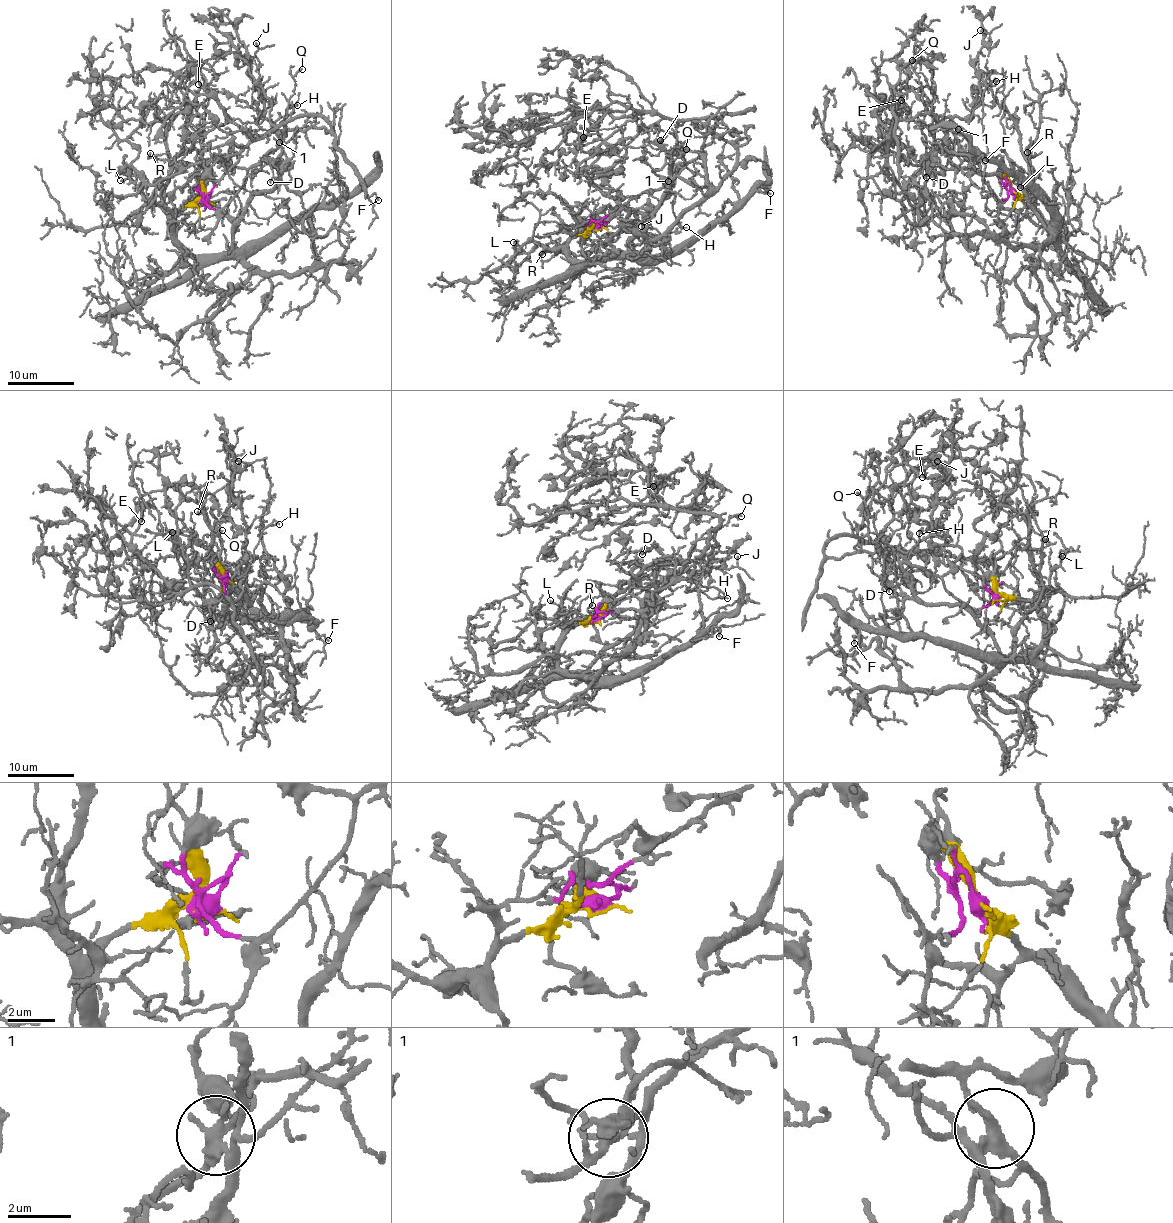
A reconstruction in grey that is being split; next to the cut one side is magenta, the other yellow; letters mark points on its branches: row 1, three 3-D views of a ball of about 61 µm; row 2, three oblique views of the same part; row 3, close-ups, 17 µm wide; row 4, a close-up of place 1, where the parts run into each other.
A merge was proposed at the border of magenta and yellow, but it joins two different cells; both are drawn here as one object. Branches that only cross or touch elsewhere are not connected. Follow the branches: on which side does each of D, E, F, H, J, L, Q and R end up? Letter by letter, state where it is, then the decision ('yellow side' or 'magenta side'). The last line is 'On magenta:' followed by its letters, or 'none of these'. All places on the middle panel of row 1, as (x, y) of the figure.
D: (660, 140) | magenta side
E: (583, 137) | magenta side
F: (770, 193) | yellow side
H: (686, 227) | magenta side
J: (641, 226) | magenta side
L: (513, 242) | yellow side
Q: (686, 149) | yellow side
R: (542, 254) | yellow side
On magenta: D, E, H, J

